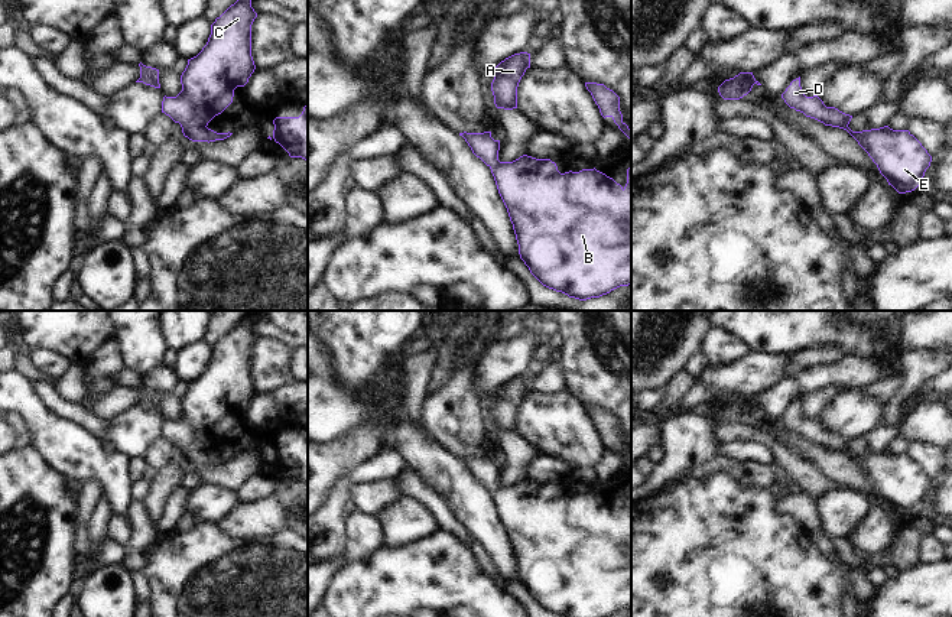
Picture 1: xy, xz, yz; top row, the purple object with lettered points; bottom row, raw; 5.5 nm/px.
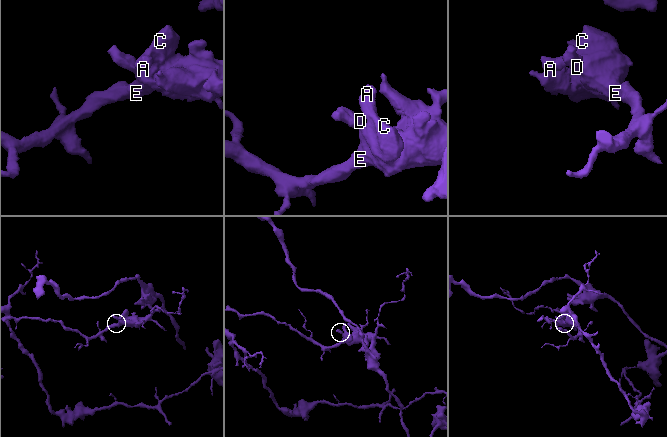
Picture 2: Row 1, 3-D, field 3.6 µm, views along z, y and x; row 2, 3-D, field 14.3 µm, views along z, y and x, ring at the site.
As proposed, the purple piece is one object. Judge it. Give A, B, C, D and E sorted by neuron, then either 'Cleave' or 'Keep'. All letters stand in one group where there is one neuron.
Groups: A B C D E. Keep.

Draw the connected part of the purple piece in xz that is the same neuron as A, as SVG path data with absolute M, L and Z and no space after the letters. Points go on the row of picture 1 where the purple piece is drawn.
M527 52L514 53L494 68L491 91L497 108L517 108L517 87L527 68L530 68Z

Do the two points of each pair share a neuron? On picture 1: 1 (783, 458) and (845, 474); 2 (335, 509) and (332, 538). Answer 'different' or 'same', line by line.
1: different
2: same

